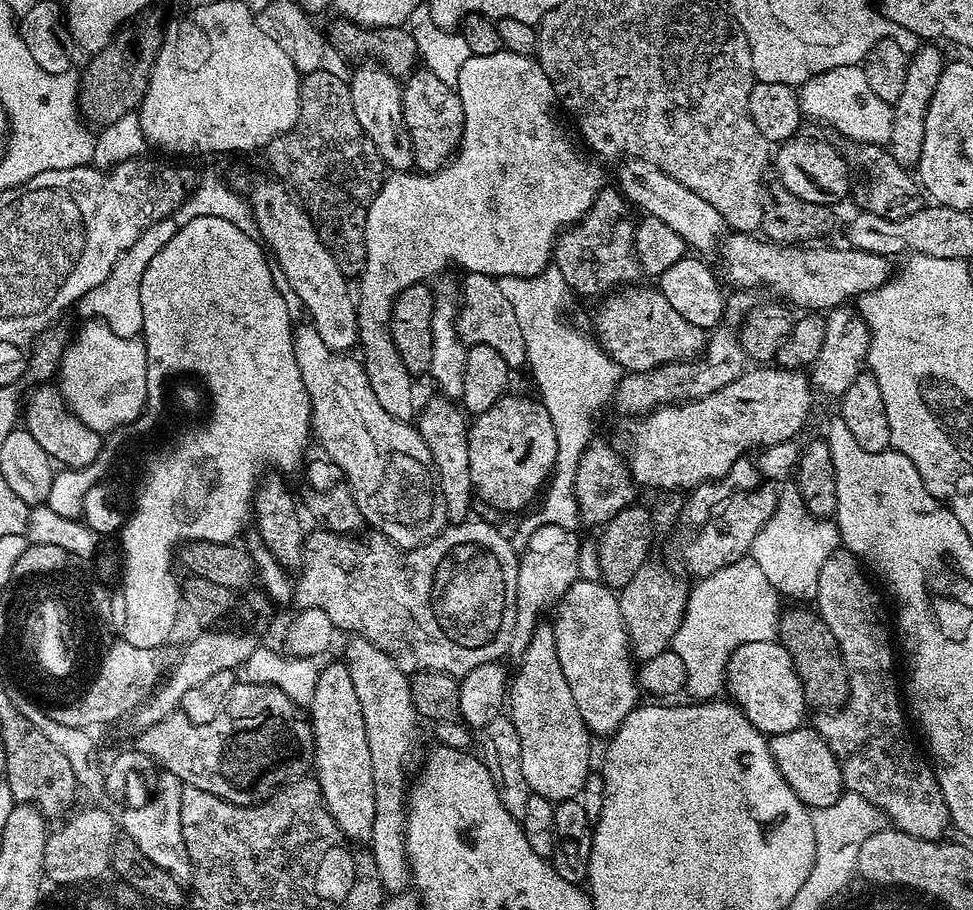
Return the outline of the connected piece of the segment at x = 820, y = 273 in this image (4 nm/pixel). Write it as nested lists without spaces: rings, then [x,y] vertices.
[[[740,234],[732,238],[736,240],[723,241],[723,279],[728,279],[733,289],[764,290],[768,287],[781,296],[777,296],[781,301],[789,305],[797,304],[800,308],[831,310],[847,305],[867,292],[881,288],[894,272],[894,268],[888,265],[891,264],[889,257],[849,246],[781,246],[764,238],[756,238],[752,234]]]

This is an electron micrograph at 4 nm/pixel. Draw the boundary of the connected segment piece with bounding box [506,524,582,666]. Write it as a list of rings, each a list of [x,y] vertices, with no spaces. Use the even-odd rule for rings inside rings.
[[[548,524],[544,528],[544,536],[543,535],[537,535],[533,537],[532,544],[530,545],[530,549],[526,553],[521,553],[519,555],[520,557],[520,565],[518,566],[518,590],[516,591],[516,617],[514,618],[514,634],[510,638],[510,646],[508,647],[508,655],[506,657],[507,663],[512,663],[512,666],[519,665],[520,660],[523,658],[523,655],[526,654],[526,648],[530,644],[530,638],[534,635],[534,630],[536,628],[536,625],[538,621],[541,619],[540,616],[543,614],[544,611],[555,609],[556,605],[560,603],[560,599],[564,597],[566,594],[566,590],[570,590],[570,586],[572,583],[575,582],[575,580],[581,579],[580,572],[579,572],[579,550],[582,543],[581,537],[575,536],[575,531],[573,531],[572,528],[566,528],[566,529],[557,529],[557,527],[553,524]]]

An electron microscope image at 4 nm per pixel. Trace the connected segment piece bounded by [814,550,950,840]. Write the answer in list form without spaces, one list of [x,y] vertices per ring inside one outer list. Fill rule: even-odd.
[[[838,550],[834,554],[830,554],[830,558],[826,558],[826,562],[822,562],[822,570],[818,570],[818,586],[816,587],[816,595],[814,597],[815,611],[820,613],[822,622],[826,622],[826,626],[830,626],[830,634],[834,634],[834,642],[838,642],[838,650],[842,654],[842,662],[846,666],[848,671],[848,700],[835,710],[825,711],[823,714],[814,721],[814,727],[824,741],[827,742],[830,750],[838,766],[842,772],[842,778],[844,779],[844,786],[847,791],[858,794],[862,798],[866,798],[866,802],[870,802],[876,807],[877,810],[890,821],[891,827],[910,834],[914,838],[922,838],[923,840],[939,840],[945,834],[944,831],[949,831],[950,821],[948,818],[948,807],[946,802],[942,798],[942,790],[938,786],[936,781],[935,771],[927,759],[916,749],[916,744],[912,741],[912,736],[908,733],[909,721],[906,719],[906,708],[902,703],[902,688],[896,685],[896,668],[892,665],[892,648],[888,645],[888,628],[884,625],[884,620],[880,617],[880,600],[872,593],[873,581],[867,580],[864,577],[865,569],[862,567],[859,560],[847,550]]]

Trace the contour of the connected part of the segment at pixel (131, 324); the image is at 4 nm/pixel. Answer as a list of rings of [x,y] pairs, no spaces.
[[[146,230],[142,233],[138,242],[134,242],[134,246],[123,252],[118,262],[114,262],[114,270],[110,270],[106,282],[94,286],[94,290],[90,290],[74,305],[75,311],[80,311],[84,318],[101,320],[103,324],[110,326],[114,334],[122,338],[130,340],[139,337],[142,333],[142,302],[140,301],[142,274],[146,274],[146,266],[150,266],[150,258],[154,258],[154,254],[158,254],[158,250],[162,250],[162,246],[166,246],[168,241],[165,233],[156,231],[160,230]]]

